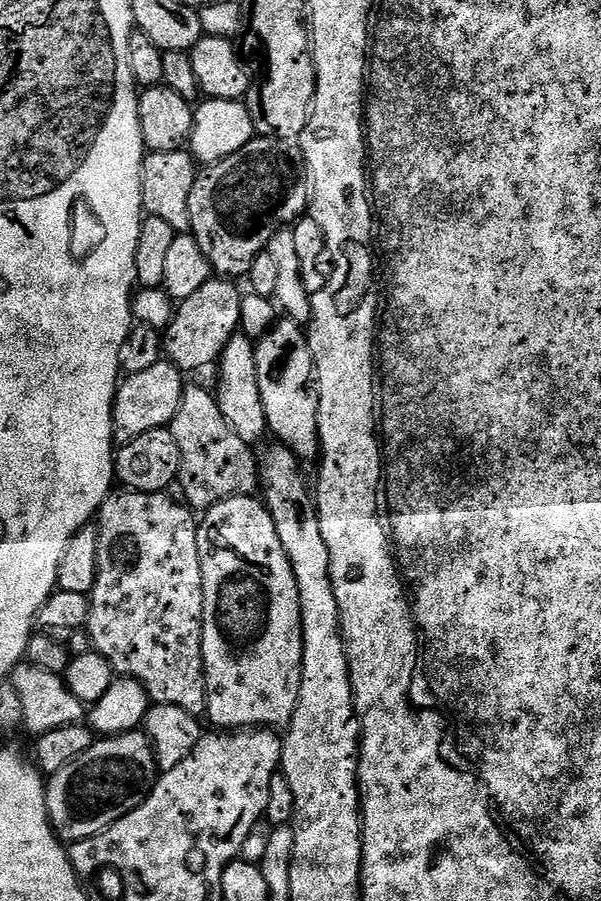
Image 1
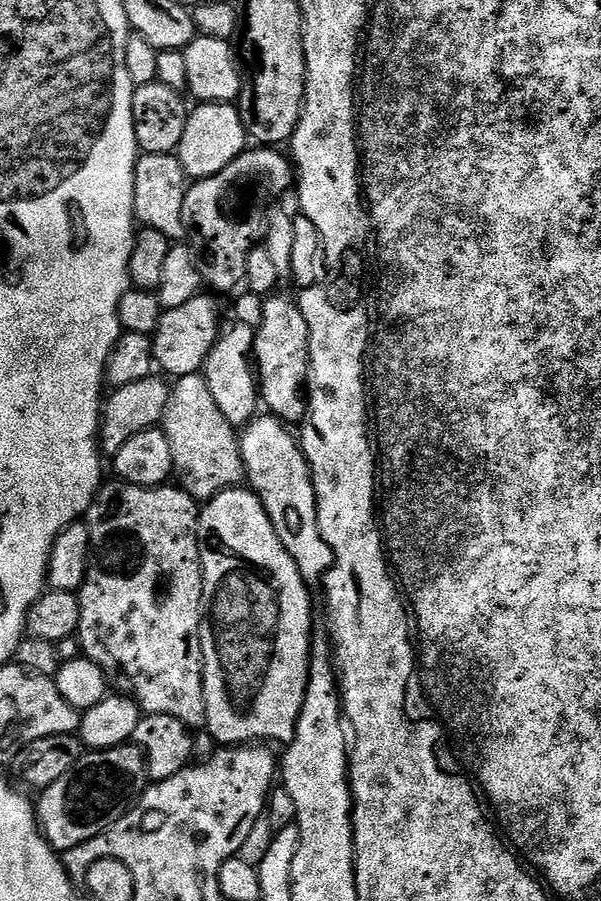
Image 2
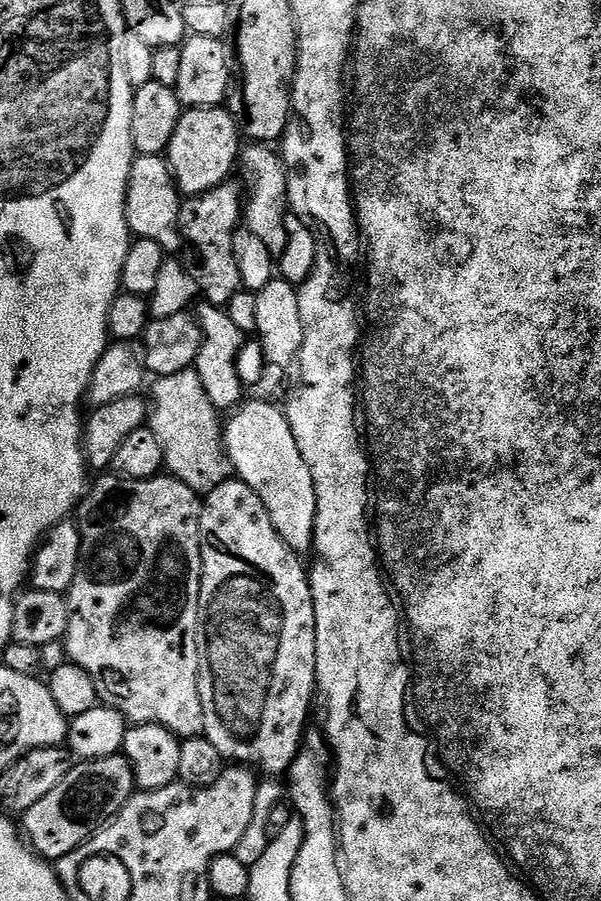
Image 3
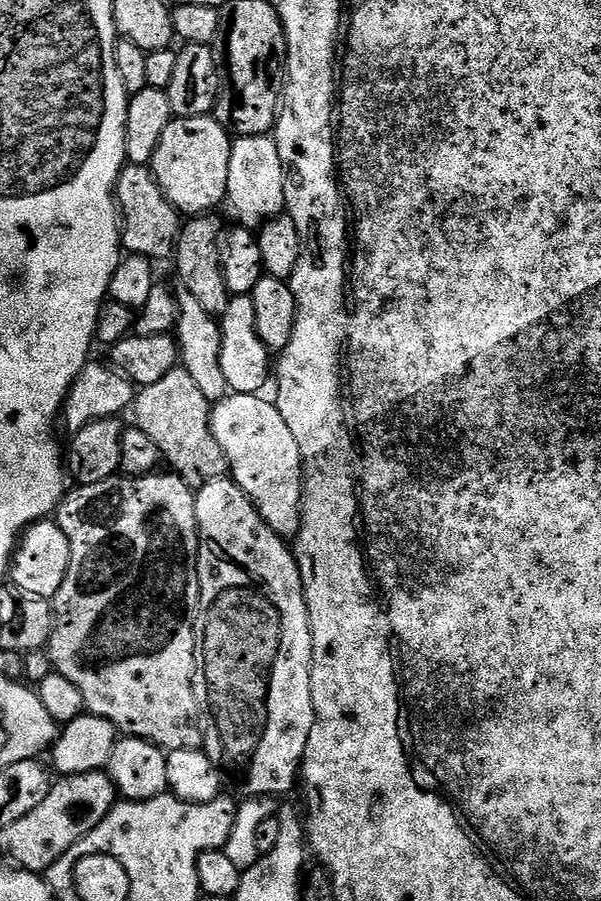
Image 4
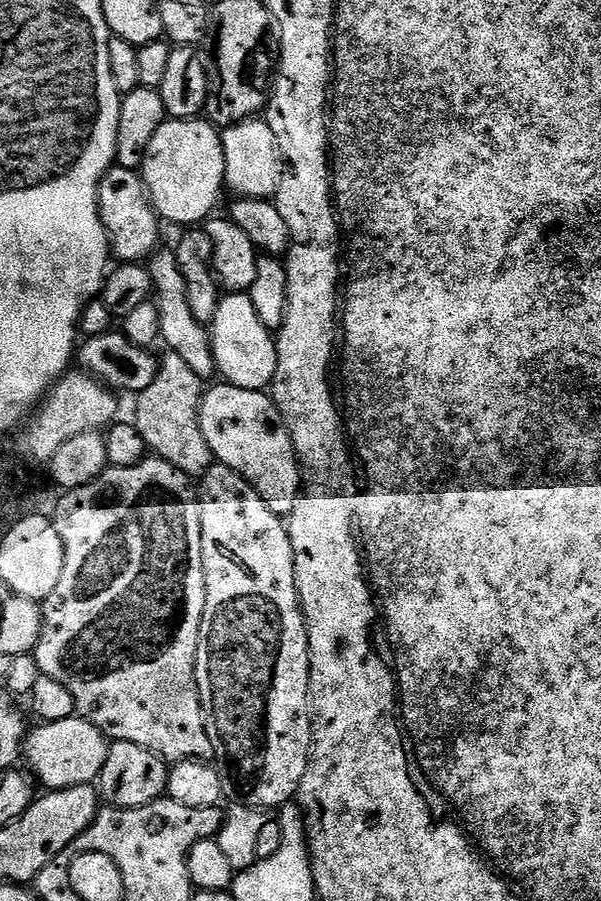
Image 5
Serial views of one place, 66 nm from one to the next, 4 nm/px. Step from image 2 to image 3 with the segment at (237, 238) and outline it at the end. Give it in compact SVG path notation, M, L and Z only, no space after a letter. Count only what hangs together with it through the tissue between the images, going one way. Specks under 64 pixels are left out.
M225 182L200 196L189 196L180 205L180 235L200 255L200 260L187 261L188 273L194 278L196 291L207 303L226 306L241 291L240 275L233 251L236 233L242 227L242 196L233 182Z

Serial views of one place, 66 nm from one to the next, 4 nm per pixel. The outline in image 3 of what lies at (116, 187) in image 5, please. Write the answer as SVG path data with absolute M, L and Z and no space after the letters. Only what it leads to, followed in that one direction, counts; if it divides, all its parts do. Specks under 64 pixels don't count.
M136 156L132 162L128 193L126 194L126 218L128 231L133 237L156 242L166 254L176 254L182 248L180 235L180 205L182 193L172 177L172 168L164 156Z

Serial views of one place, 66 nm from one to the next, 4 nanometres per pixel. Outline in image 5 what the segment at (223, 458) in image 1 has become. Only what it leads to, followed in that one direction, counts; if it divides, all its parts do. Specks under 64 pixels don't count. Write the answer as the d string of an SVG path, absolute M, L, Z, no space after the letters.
M168 354L165 357L159 361L154 382L135 397L134 423L145 445L151 451L153 448L159 459L170 462L190 478L200 478L214 464L212 451L200 429L202 381L181 356Z

